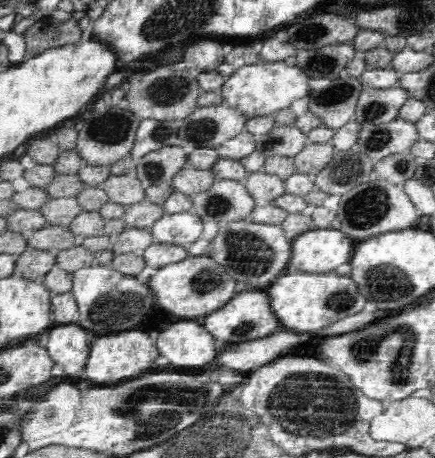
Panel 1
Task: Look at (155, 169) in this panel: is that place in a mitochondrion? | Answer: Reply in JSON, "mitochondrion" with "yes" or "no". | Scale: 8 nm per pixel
{"mitochondrion":"yes"}

